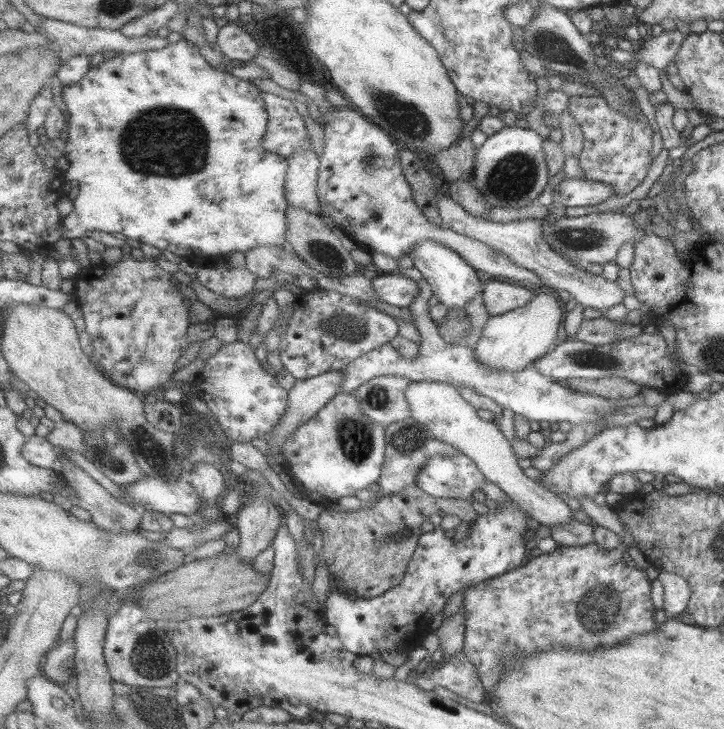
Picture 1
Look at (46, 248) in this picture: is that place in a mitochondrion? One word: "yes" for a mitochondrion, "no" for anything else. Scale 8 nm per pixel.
no

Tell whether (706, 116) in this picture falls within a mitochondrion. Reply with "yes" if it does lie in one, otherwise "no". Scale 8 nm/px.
no

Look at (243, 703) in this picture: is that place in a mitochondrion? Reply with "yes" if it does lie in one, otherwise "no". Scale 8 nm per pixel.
no

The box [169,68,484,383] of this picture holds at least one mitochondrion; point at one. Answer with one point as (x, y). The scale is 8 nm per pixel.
(407, 117)

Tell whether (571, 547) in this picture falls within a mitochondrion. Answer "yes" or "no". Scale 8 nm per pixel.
no

